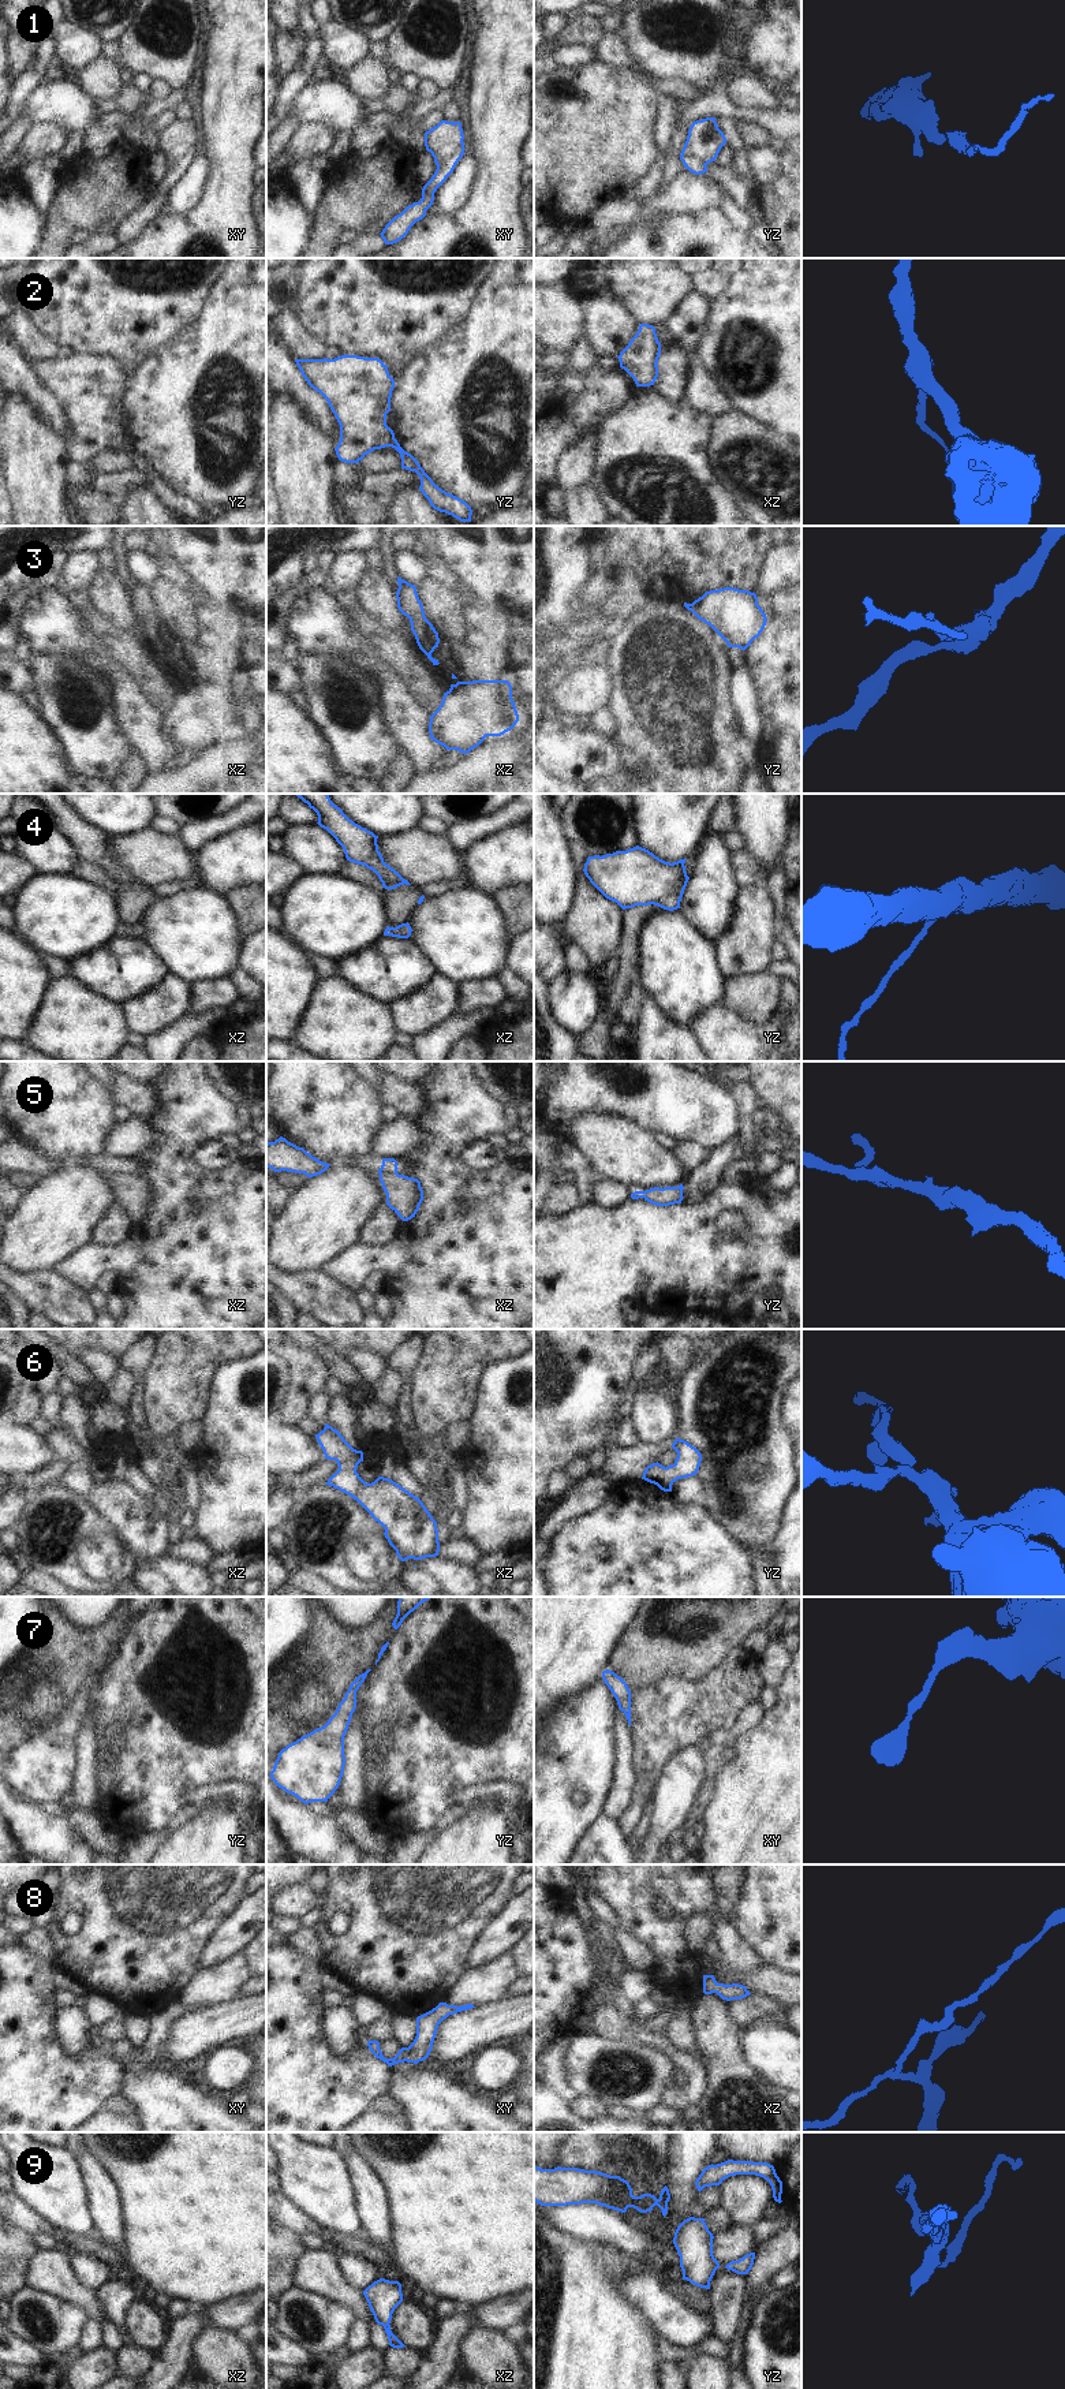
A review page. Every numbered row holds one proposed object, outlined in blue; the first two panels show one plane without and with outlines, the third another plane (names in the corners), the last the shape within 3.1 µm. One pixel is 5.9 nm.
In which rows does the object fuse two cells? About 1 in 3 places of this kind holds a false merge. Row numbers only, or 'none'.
3

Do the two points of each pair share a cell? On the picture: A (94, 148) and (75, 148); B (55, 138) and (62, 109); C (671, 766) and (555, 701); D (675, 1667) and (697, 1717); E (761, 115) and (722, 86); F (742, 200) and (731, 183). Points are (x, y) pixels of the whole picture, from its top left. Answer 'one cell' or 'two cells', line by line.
A: two cells
B: two cells
C: two cells
D: two cells
E: one cell
F: one cell

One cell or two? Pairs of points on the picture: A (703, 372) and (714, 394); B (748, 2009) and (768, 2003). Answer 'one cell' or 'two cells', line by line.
A: one cell
B: one cell

